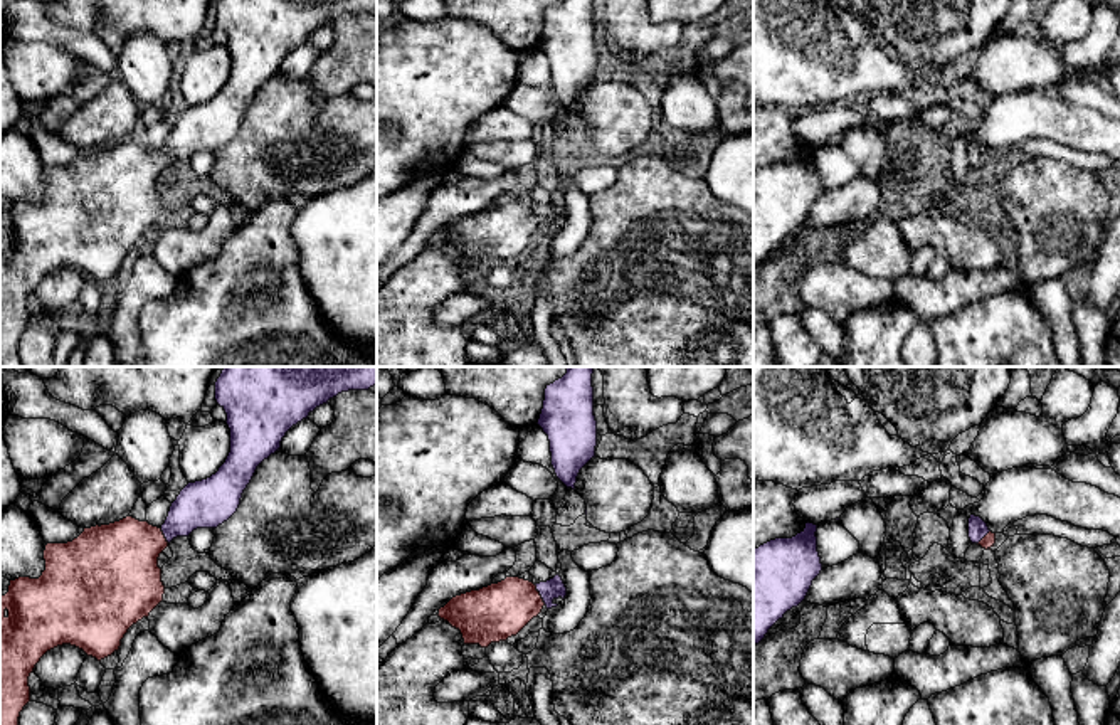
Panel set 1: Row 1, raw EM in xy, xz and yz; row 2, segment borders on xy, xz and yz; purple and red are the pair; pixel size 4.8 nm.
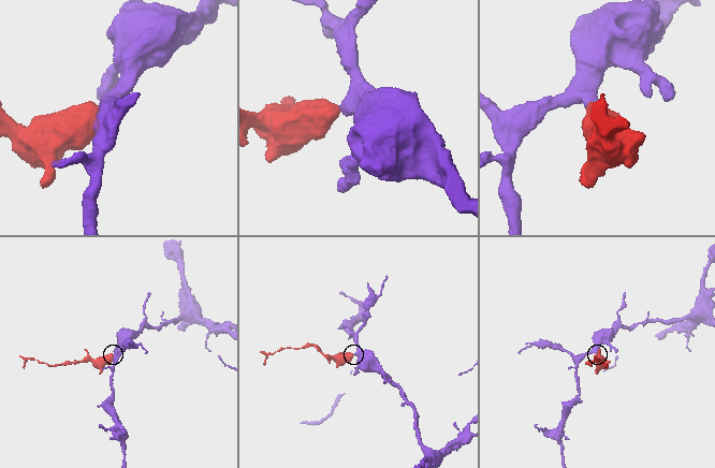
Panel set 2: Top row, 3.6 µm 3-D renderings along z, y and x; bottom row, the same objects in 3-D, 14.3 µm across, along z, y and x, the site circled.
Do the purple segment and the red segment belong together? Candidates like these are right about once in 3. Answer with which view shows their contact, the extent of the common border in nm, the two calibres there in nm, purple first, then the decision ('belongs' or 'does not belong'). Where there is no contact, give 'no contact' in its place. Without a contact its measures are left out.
meets purple in xz; contact 120 nm long; 100 nm thick on the purple side, 260 nm on the other; belongs

